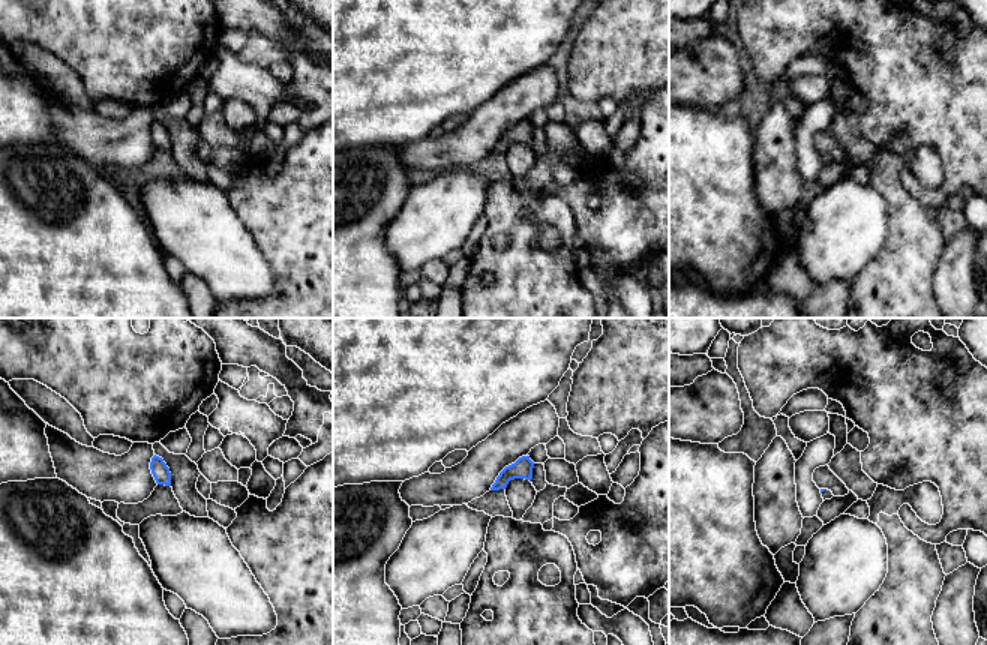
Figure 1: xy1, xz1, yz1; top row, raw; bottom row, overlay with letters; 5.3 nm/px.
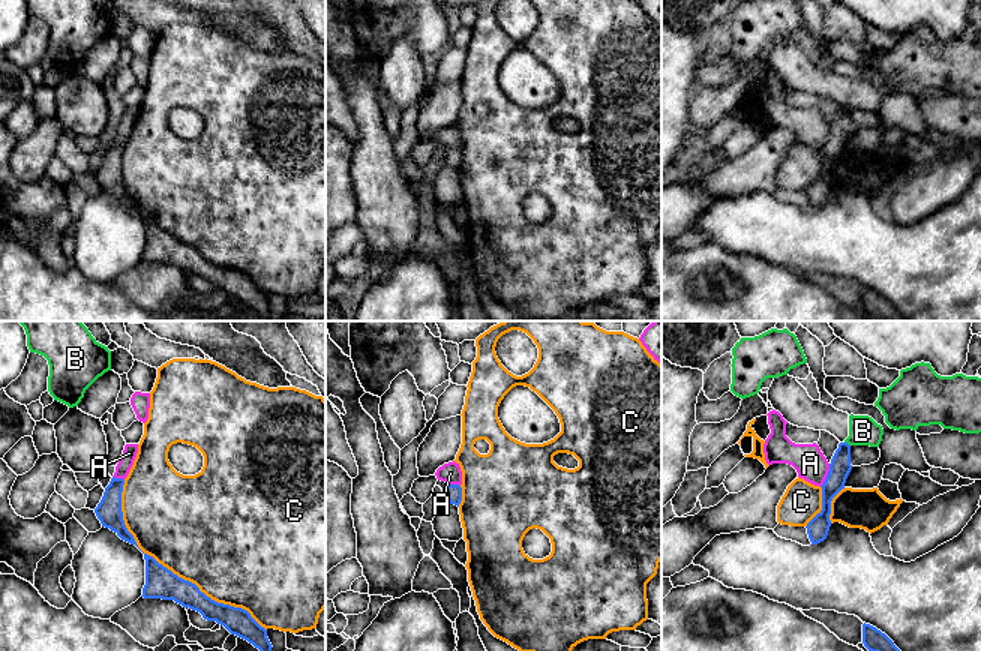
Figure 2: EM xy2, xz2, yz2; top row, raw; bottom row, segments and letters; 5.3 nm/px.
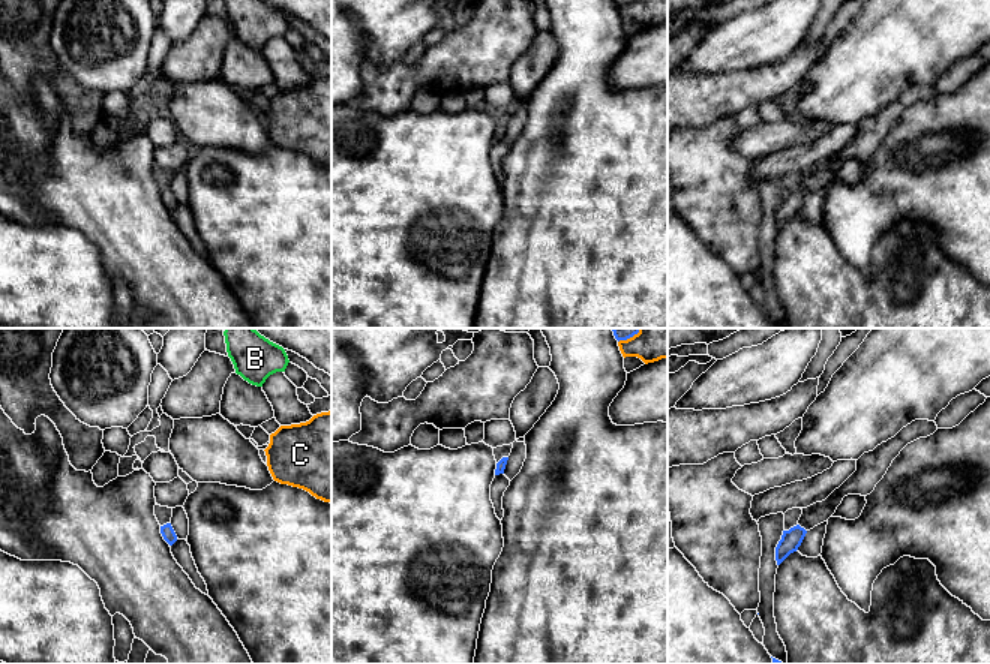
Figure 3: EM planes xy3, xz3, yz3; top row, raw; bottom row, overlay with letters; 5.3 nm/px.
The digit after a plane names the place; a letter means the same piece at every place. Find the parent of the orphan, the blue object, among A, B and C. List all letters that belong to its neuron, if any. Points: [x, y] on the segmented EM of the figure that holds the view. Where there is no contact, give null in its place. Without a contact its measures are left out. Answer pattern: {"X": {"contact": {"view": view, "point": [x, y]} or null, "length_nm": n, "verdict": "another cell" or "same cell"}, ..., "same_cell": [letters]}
{"A": {"contact": {"view": "yz2", "point": [827, 476]}, "length_nm": 140, "verdict": "another cell"}, "B": {"contact": {"view": "yz2", "point": [848, 444]}, "length_nm": 40, "verdict": "another cell"}, "C": {"contact": {"view": "xy2", "point": [170, 570]}, "length_nm": 1100, "verdict": "another cell"}, "same_cell": []}

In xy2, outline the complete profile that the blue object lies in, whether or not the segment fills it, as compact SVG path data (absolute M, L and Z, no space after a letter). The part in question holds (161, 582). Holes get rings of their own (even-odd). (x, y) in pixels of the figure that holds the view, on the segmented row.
M144 554L144 560L146 585L141 597L174 600L183 608L200 612L204 620L216 621L260 651L272 651L267 630L248 610L212 600L195 584L178 578L147 554Z

